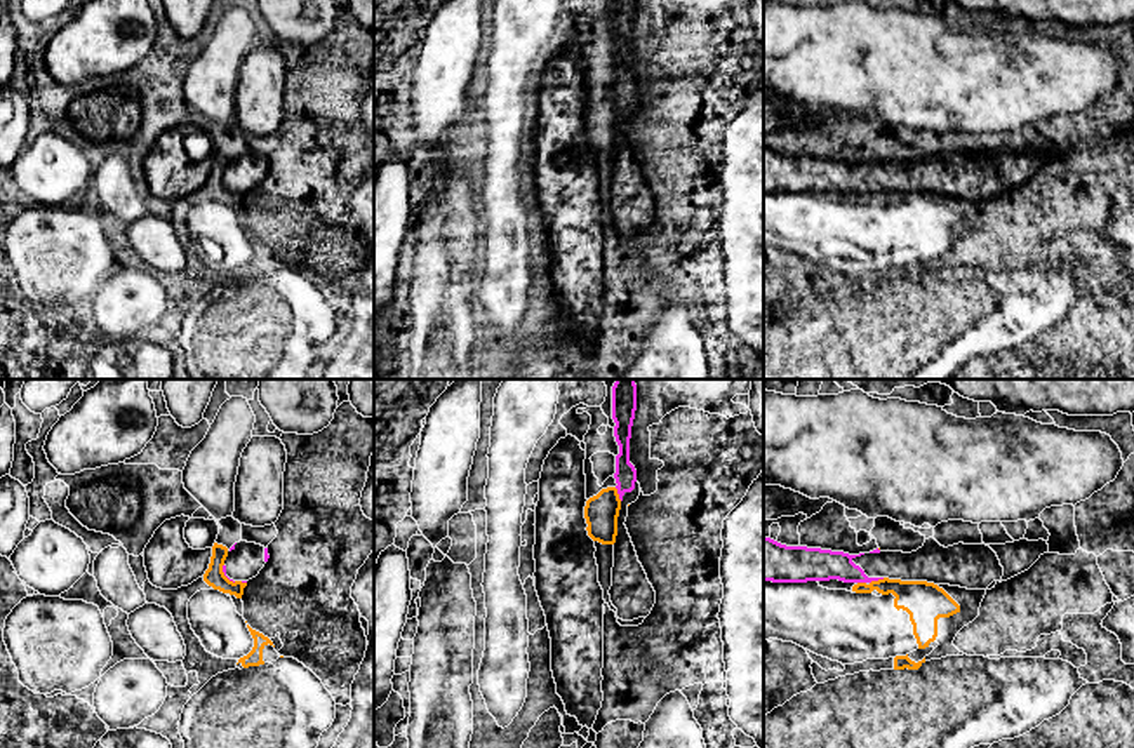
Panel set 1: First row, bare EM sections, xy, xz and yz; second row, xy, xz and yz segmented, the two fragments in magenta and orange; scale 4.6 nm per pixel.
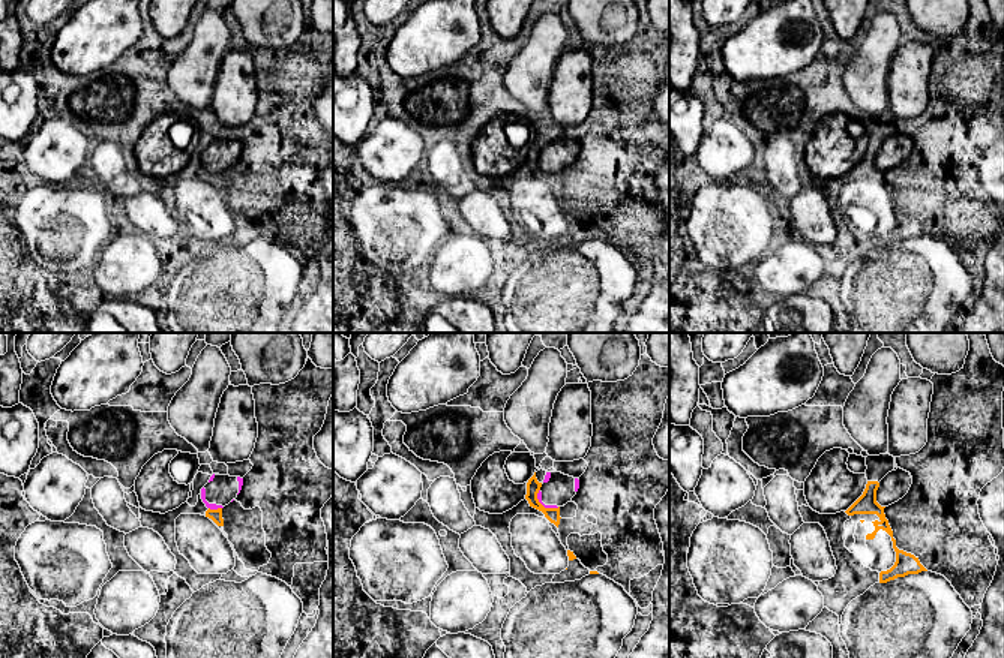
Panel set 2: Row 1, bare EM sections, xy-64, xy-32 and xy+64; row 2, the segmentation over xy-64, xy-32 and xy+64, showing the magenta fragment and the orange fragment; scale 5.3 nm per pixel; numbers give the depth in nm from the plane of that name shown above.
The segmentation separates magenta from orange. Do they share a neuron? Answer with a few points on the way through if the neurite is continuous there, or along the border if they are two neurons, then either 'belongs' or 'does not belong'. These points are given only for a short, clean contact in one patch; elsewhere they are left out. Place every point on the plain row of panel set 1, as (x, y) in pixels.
border along yz (884, 188), (870, 193); does not belong

